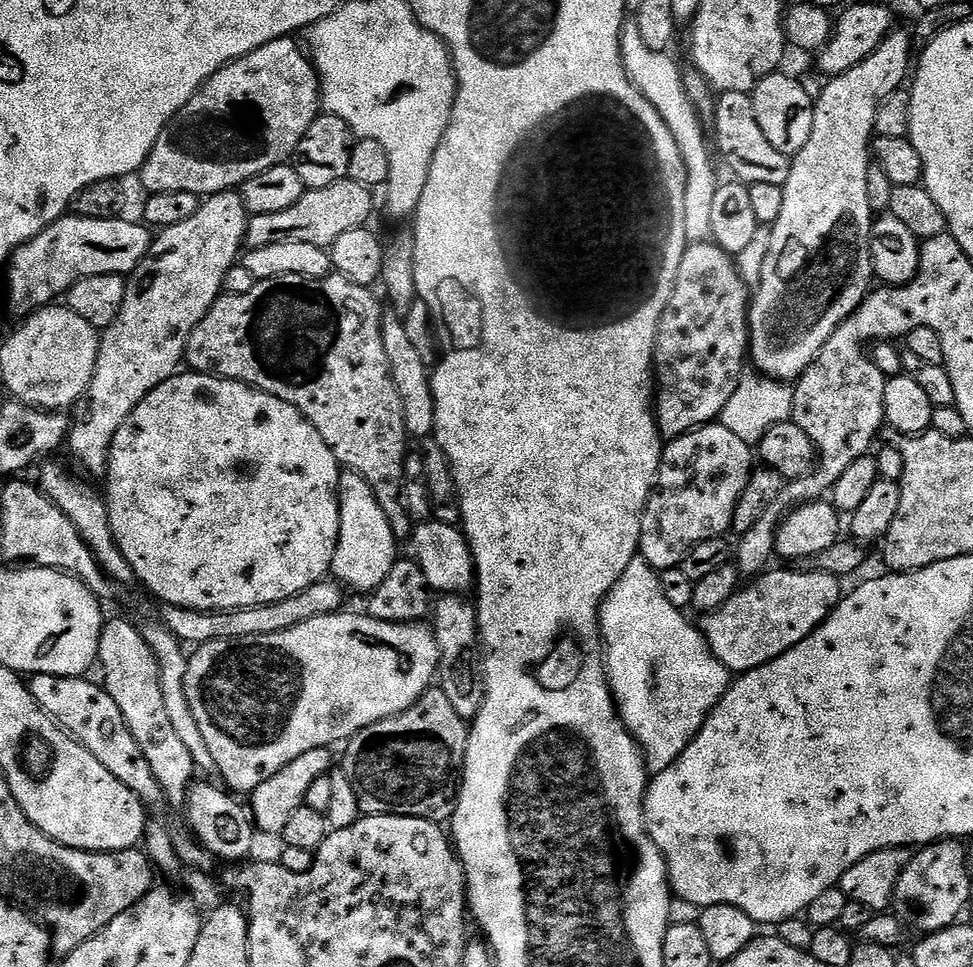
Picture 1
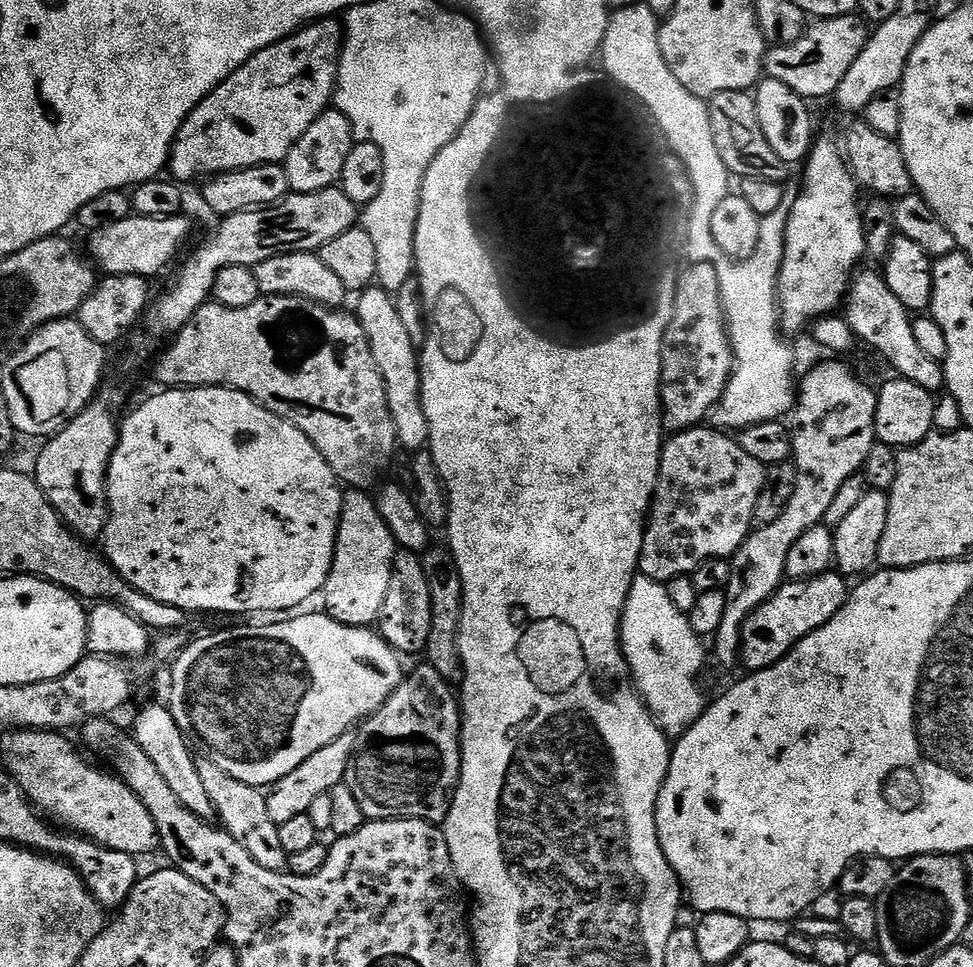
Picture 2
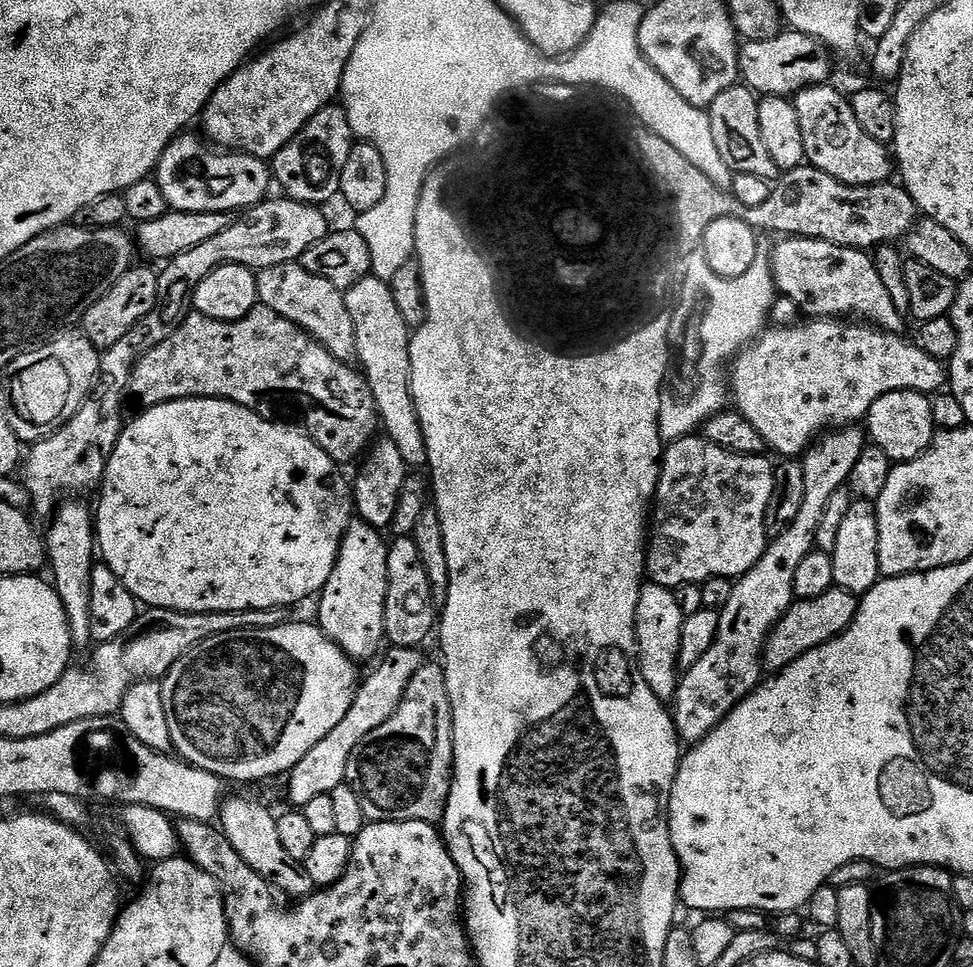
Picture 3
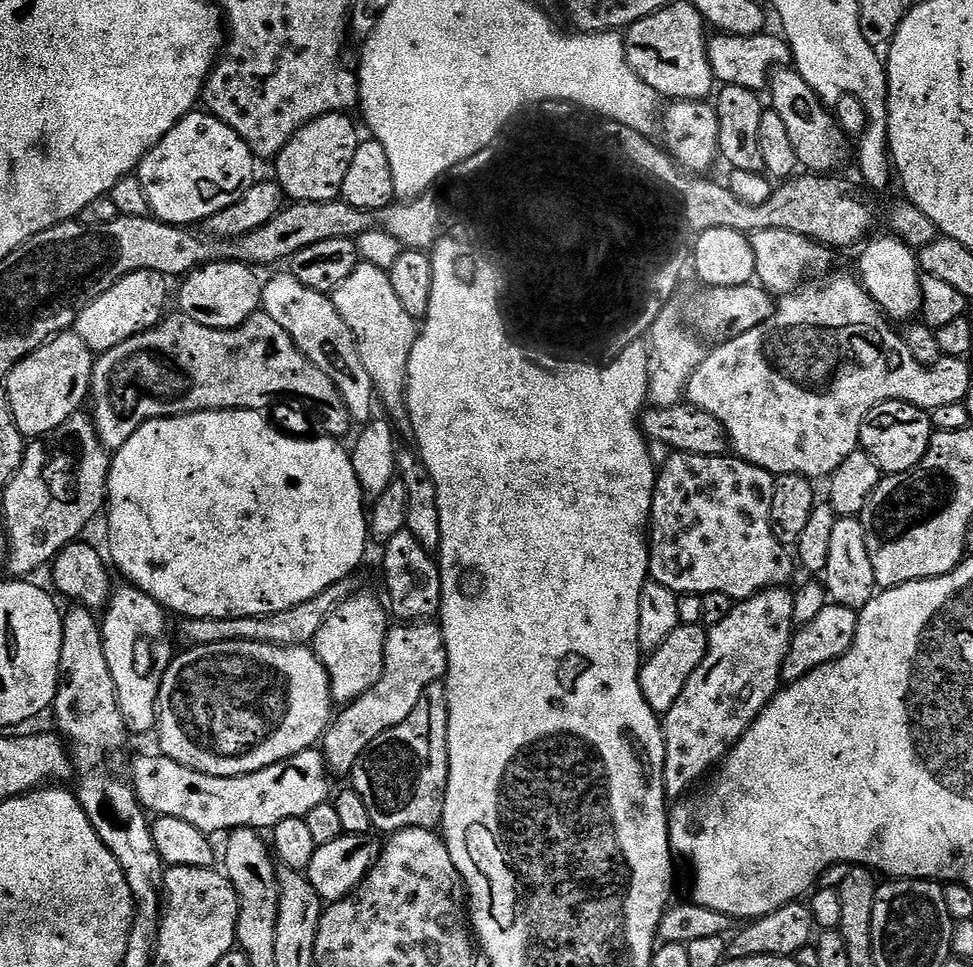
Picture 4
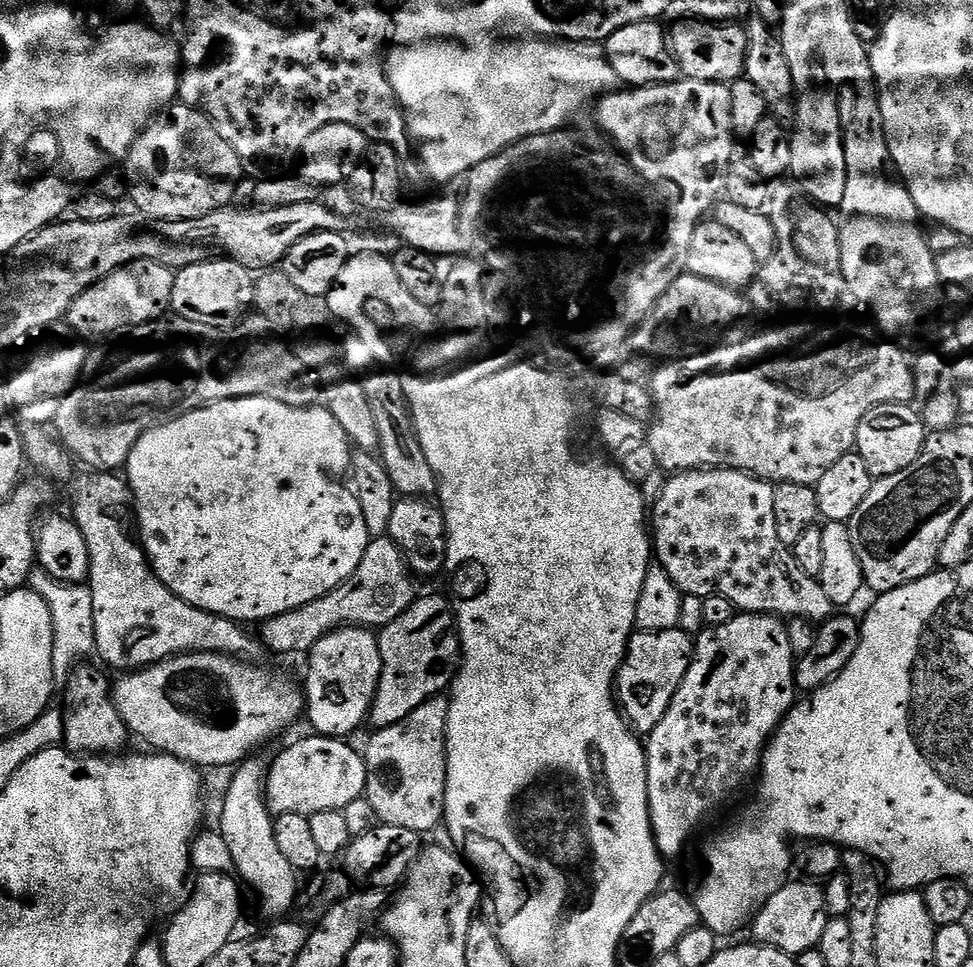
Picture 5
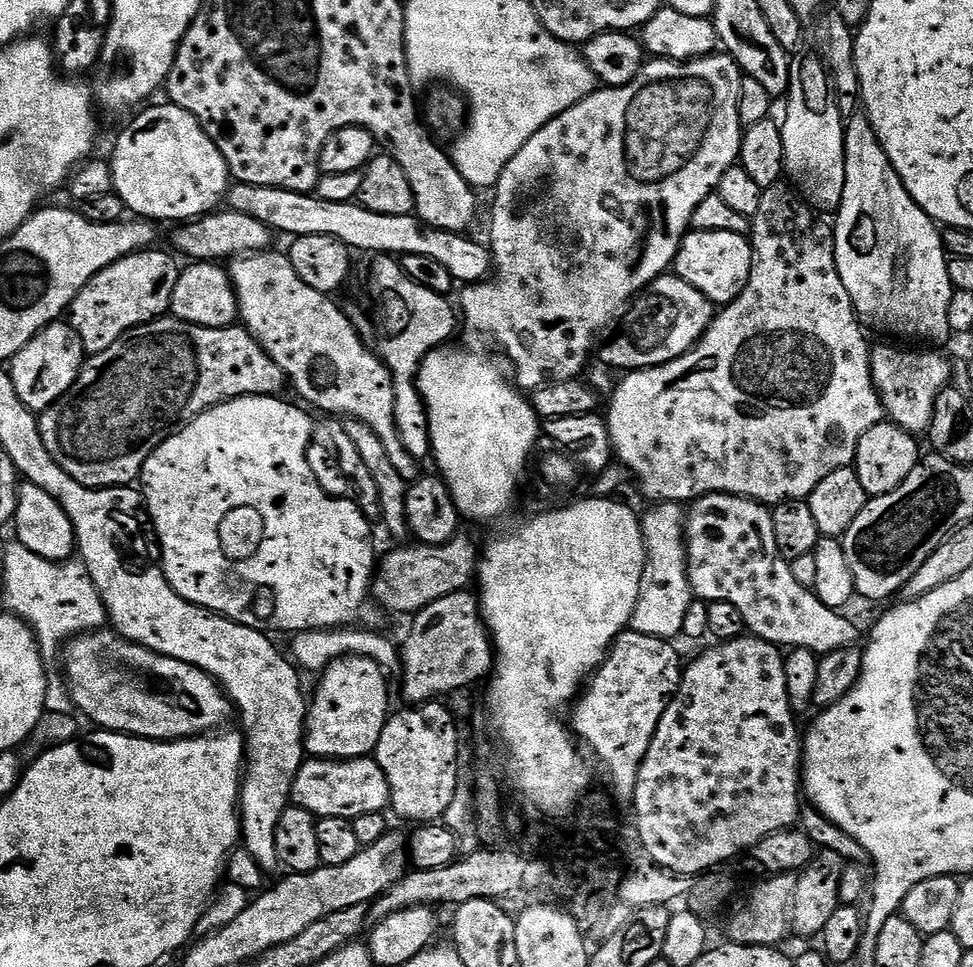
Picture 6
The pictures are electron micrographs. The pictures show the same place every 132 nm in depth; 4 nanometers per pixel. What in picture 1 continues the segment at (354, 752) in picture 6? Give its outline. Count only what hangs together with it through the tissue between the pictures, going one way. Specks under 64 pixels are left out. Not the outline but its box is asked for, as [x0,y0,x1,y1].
[331,470,398,594]

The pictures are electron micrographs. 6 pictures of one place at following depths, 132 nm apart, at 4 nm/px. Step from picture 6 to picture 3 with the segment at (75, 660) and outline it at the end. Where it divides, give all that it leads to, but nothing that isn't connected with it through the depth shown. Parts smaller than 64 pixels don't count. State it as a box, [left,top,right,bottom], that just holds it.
[159,623,358,781]

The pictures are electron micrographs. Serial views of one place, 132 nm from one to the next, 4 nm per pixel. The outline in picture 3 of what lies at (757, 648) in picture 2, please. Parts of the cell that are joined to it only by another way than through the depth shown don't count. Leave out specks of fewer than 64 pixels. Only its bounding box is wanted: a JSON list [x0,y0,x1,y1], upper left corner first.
[763,586,858,674]

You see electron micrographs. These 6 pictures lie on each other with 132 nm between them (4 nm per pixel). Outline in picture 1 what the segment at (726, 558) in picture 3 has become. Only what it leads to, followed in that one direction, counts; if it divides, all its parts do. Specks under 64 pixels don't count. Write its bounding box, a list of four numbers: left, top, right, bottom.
[639,422,753,570]

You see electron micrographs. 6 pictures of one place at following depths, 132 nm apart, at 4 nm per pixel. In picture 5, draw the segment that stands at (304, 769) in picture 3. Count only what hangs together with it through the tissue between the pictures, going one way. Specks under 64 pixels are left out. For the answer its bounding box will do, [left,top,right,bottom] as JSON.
[370,596,462,730]

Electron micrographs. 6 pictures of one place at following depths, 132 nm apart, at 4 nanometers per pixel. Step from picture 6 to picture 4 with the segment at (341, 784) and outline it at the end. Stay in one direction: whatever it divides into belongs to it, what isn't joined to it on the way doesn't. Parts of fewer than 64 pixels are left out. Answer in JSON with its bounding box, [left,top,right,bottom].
[130,747,330,834]

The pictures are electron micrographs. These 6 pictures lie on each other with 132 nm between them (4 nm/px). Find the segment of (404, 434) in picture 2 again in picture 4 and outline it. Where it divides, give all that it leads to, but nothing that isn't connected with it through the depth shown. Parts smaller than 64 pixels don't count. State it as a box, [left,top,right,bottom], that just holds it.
[330,264,418,425]

